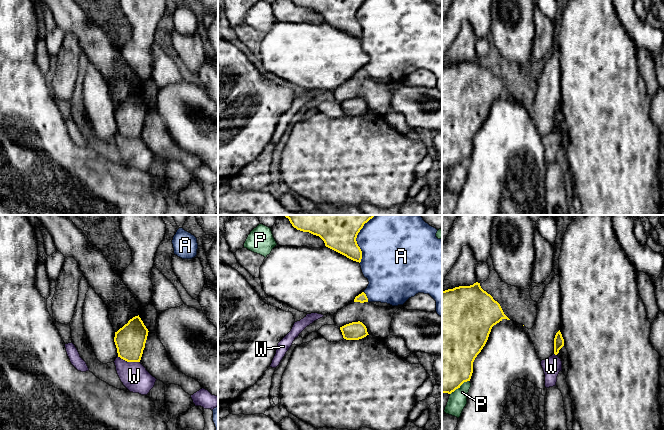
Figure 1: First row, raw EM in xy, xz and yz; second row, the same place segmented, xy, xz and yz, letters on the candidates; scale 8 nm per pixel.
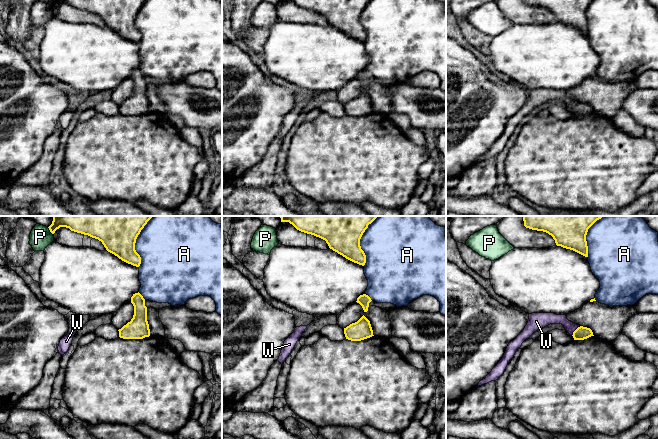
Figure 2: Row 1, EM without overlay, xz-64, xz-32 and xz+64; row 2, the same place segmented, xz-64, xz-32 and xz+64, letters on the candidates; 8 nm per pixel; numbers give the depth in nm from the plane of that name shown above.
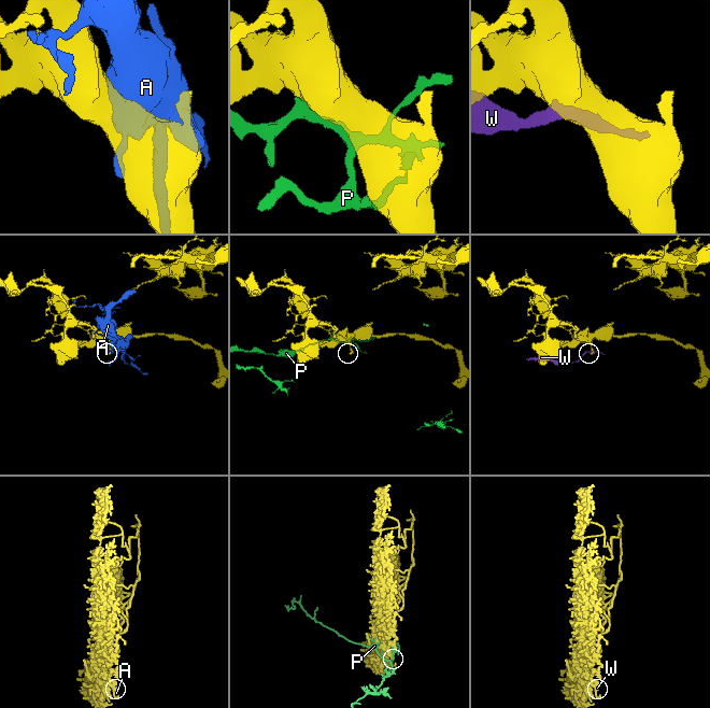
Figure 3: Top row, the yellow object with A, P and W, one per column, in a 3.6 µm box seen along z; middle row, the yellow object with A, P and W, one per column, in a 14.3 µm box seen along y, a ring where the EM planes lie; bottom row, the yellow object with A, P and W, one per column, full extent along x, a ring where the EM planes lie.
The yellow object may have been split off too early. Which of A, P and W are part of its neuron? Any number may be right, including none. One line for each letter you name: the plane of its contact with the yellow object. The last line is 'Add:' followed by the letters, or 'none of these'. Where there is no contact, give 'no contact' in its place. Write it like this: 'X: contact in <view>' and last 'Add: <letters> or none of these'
Add: none of these

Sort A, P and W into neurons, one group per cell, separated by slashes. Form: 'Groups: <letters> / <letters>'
Groups: A / P / W

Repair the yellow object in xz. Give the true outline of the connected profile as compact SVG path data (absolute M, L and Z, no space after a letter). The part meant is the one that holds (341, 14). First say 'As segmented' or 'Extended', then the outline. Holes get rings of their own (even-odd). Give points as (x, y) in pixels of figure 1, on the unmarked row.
As segmented. M292 0L292 2L297 6L319 12L326 23L353 37L361 38L362 27L356 14L364 0Z

